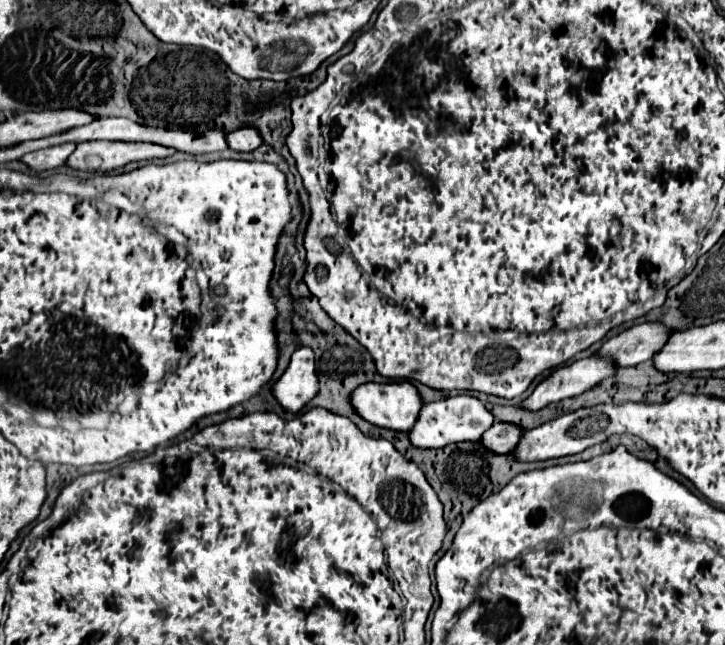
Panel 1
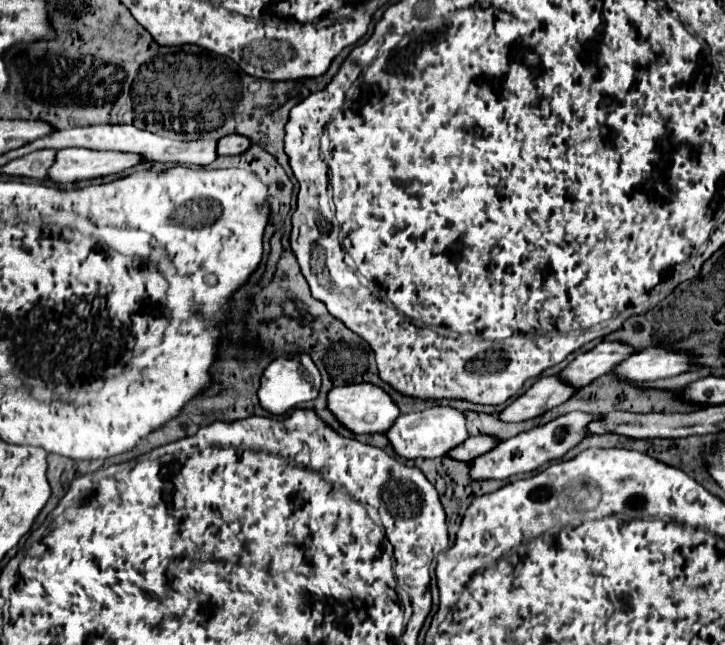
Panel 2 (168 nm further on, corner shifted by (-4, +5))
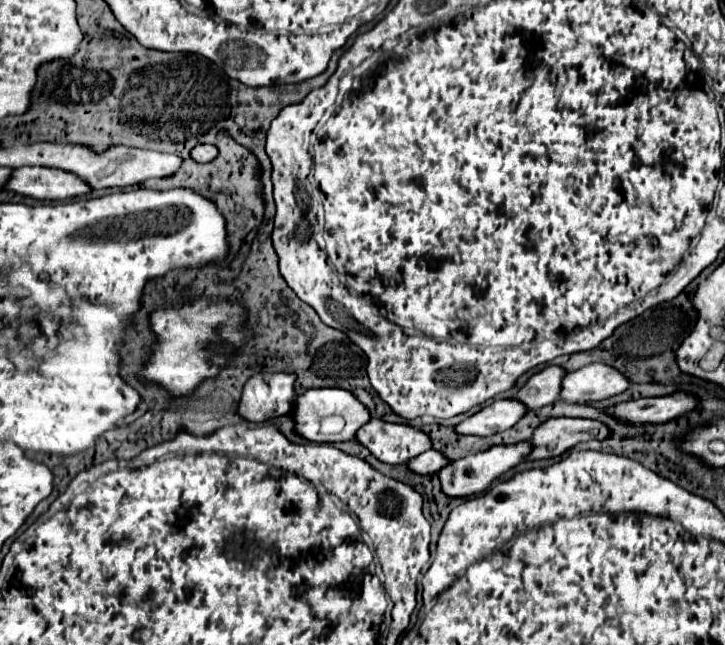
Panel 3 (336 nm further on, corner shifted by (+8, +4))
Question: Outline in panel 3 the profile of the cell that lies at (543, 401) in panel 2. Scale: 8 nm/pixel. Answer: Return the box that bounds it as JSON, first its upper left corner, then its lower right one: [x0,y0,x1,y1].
[456,399,528,435]

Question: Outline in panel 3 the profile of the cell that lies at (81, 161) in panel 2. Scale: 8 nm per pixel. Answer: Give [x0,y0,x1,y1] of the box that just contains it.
[6,167,92,199]

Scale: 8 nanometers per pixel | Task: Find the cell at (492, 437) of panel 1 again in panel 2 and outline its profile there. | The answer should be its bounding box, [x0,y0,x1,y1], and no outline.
[448,436,498,462]

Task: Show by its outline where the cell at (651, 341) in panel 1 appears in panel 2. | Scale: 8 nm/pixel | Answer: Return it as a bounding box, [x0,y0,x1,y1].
[558,342,632,388]

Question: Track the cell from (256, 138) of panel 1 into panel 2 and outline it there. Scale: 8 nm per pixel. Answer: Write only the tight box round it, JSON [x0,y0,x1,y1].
[216,134,250,156]

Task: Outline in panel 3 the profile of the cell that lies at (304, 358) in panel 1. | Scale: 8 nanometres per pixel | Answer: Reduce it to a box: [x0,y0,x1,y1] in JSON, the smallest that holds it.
[238,371,296,423]

